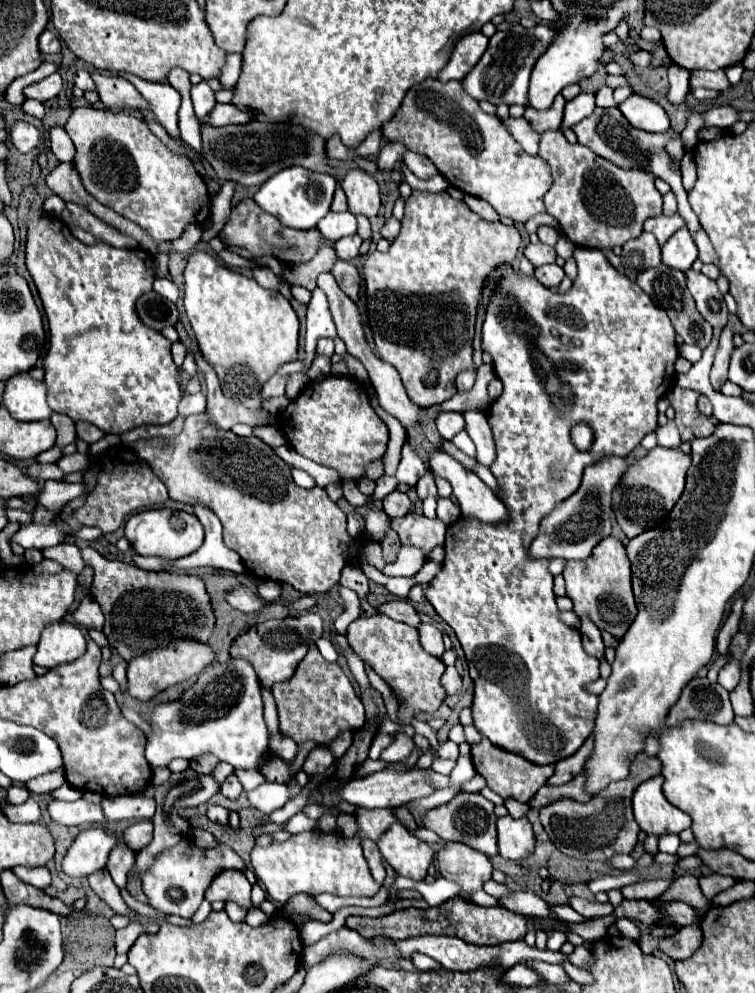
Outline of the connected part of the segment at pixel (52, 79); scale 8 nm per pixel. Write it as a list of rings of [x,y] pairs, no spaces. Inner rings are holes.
[[[51,74],[51,76],[43,78],[41,82],[31,84],[29,88],[25,88],[27,98],[35,98],[35,100],[41,100],[41,102],[57,98],[59,92],[61,92],[61,78],[57,74]]]

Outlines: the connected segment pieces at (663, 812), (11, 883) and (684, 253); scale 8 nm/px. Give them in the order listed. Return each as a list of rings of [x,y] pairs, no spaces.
[[[663,776],[649,778],[633,794],[633,812],[635,820],[647,834],[679,834],[685,828],[673,826],[691,826],[691,818],[667,802],[663,796]]]
[[[5,870],[1,874],[1,886],[3,886],[3,894],[5,894],[5,900],[7,900],[7,906],[27,904],[27,906],[33,906],[33,908],[49,910],[49,912],[59,914],[59,916],[69,916],[73,912],[61,900],[51,898],[43,890],[37,890],[35,886],[29,886],[29,884],[21,882],[11,870]]]
[[[687,228],[677,230],[677,234],[673,234],[665,242],[661,252],[663,252],[661,254],[663,264],[669,268],[677,268],[681,272],[687,272],[691,268],[691,264],[697,260],[697,246]]]

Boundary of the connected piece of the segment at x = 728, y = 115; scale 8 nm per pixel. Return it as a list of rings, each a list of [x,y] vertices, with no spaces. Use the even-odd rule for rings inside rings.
[[[715,106],[703,112],[703,128],[723,128],[727,130],[731,124],[737,122],[737,110],[729,106]]]

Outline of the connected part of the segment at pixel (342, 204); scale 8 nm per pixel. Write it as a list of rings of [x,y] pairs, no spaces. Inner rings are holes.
[[[337,186],[337,190],[335,190],[335,198],[333,198],[331,210],[333,212],[345,212],[347,210],[347,196],[345,196],[345,192],[343,192],[341,186]]]

